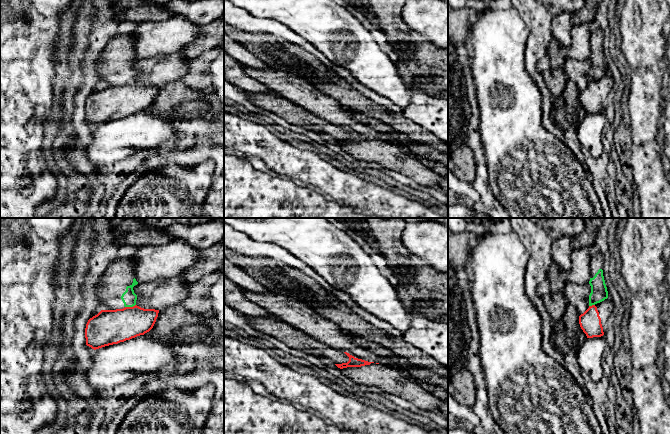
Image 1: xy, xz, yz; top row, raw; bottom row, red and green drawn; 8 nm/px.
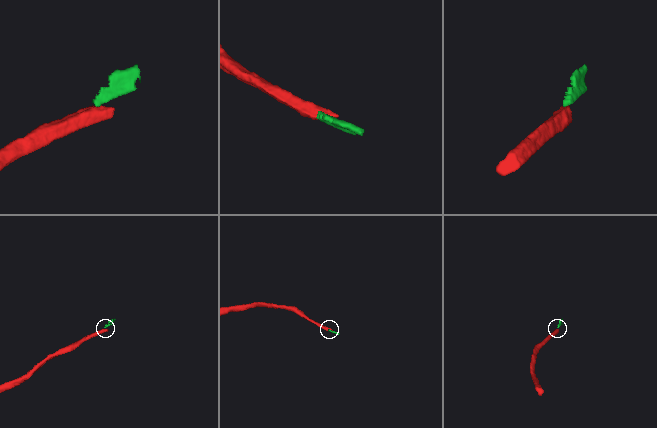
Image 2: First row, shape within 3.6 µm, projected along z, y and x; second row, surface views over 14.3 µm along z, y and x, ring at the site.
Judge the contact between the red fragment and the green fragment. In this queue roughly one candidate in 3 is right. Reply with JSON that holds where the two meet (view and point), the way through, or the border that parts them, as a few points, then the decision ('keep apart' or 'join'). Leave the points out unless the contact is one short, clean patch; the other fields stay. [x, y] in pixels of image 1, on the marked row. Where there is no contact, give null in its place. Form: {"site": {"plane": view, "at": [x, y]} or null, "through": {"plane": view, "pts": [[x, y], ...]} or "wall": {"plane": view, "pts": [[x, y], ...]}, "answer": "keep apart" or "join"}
{"site": {"plane": "xy", "at": [130, 307]}, "wall": {"plane": "xy", "pts": [[135, 304], [125, 307]]}, "answer": "keep apart"}

